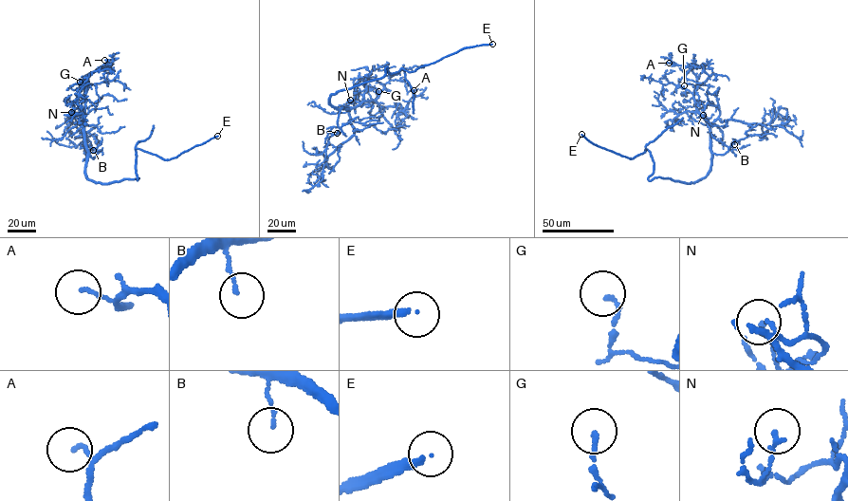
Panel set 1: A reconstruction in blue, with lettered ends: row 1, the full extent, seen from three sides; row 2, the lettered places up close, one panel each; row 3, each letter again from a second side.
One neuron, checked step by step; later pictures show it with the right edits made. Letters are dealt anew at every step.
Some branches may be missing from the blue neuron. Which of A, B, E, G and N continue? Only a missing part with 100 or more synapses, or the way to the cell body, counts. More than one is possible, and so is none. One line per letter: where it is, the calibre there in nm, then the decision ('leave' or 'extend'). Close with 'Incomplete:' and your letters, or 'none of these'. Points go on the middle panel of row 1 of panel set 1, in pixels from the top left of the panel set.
A: place (414, 90); calibre 110 nm; leave
B: place (337, 133); calibre 100 nm; leave
E: place (492, 44); calibre 200 nm; extend
G: place (378, 91); calibre 130 nm; leave
N: place (350, 100); calibre 140 nm; leave
Incomplete: E

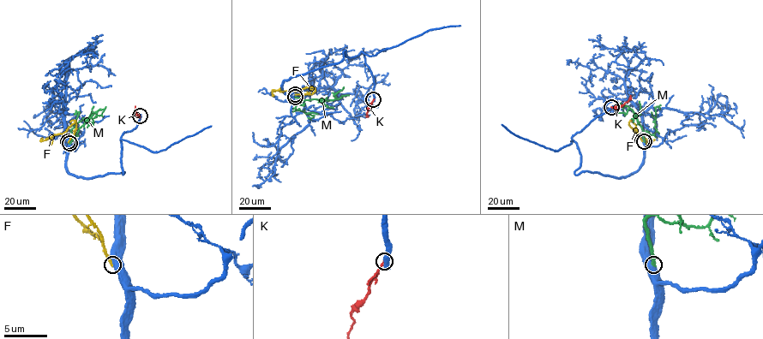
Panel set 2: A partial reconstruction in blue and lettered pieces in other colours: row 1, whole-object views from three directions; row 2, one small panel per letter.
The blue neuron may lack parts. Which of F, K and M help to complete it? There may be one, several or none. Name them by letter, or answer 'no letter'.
F

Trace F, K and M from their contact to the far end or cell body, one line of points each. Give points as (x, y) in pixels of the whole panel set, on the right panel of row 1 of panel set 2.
F: (642, 140), (630, 120), (628, 123), (637, 134), (644, 137), (649, 143), (654, 139)
K: (611, 107), (621, 106), (630, 95)
M: (644, 141), (644, 132), (632, 110), (627, 110), (626, 114), (614, 114)

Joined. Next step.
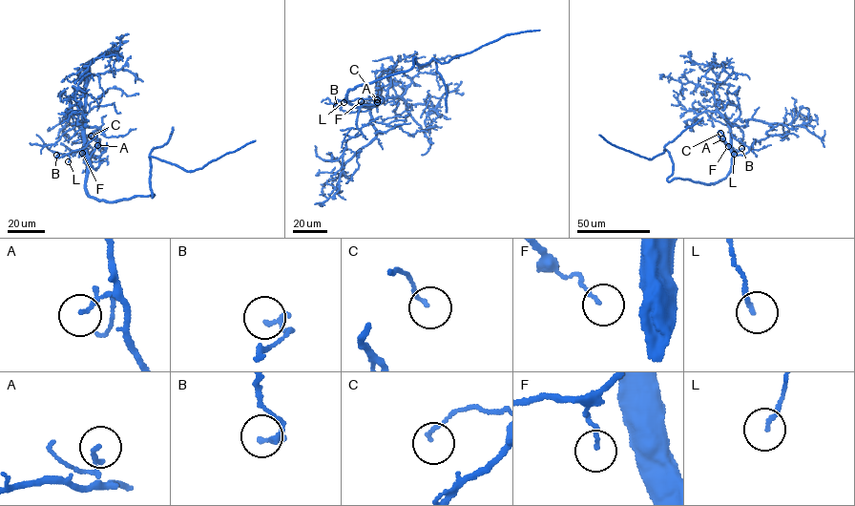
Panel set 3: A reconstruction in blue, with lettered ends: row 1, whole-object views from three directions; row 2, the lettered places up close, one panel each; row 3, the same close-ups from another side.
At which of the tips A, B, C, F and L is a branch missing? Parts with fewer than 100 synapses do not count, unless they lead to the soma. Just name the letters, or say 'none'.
none

